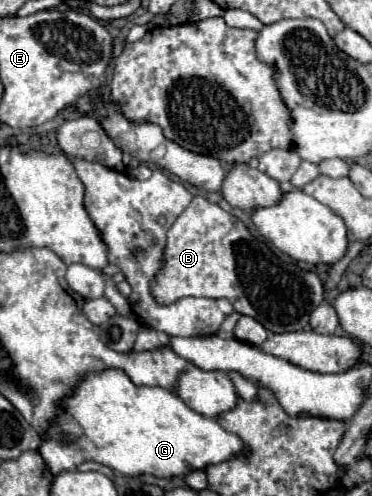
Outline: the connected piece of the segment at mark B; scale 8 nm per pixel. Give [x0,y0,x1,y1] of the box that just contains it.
[151,196,323,332]

